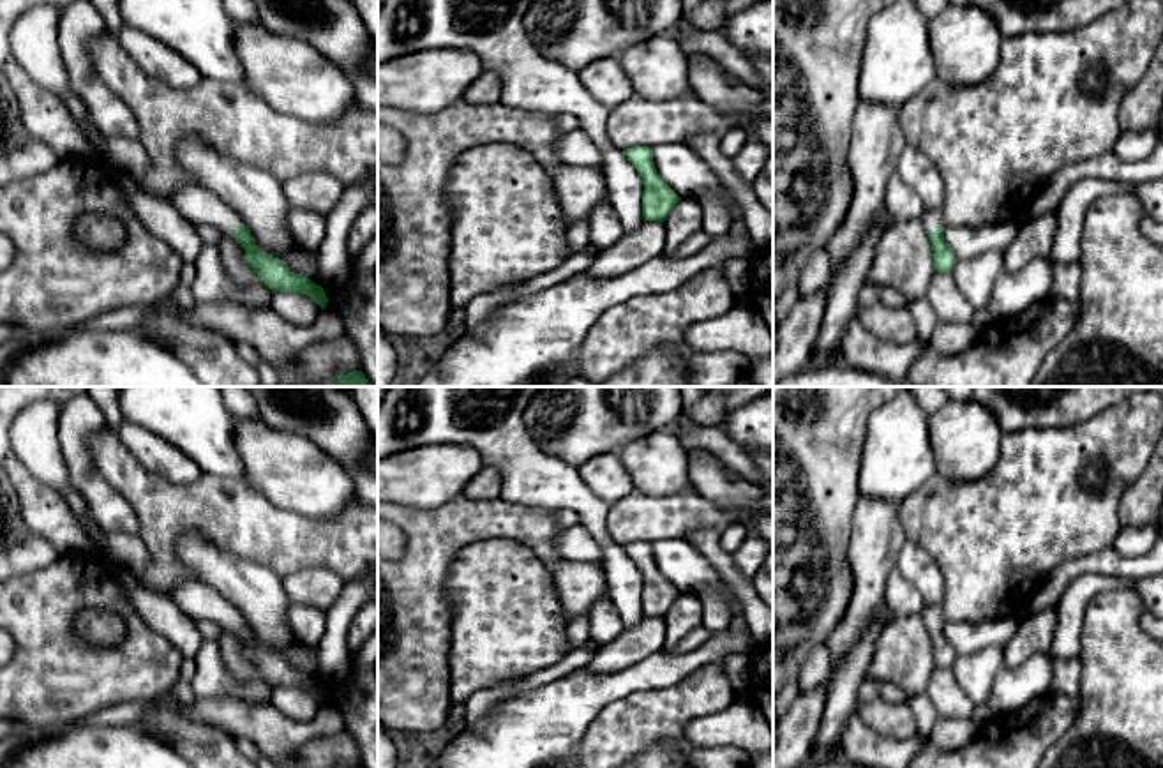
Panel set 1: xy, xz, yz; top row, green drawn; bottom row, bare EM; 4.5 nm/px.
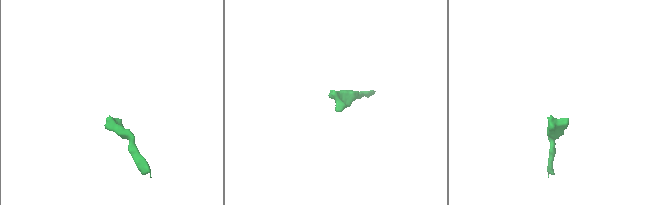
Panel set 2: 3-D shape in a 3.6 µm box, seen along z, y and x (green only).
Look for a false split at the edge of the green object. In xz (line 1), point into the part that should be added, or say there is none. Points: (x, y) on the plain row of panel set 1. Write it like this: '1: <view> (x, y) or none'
1: none

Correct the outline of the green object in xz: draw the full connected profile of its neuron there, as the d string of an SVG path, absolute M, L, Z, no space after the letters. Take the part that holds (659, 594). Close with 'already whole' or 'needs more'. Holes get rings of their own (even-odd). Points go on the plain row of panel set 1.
M630 542L623 546L627 556L642 572L642 613L644 616L664 618L676 599L681 595L658 570L653 558L653 544Z; already whole

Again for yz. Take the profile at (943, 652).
M925 604L919 614L928 627L928 634L932 637L934 666L951 667L957 653L951 643L944 637L942 606Z; needs more

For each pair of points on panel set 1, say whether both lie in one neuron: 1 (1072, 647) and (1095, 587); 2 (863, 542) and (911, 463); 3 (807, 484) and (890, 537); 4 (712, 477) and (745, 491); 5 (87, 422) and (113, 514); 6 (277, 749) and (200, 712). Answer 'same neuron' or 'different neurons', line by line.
1: same neuron
2: different neurons
3: different neurons
4: same neuron
5: same neuron
6: same neuron

